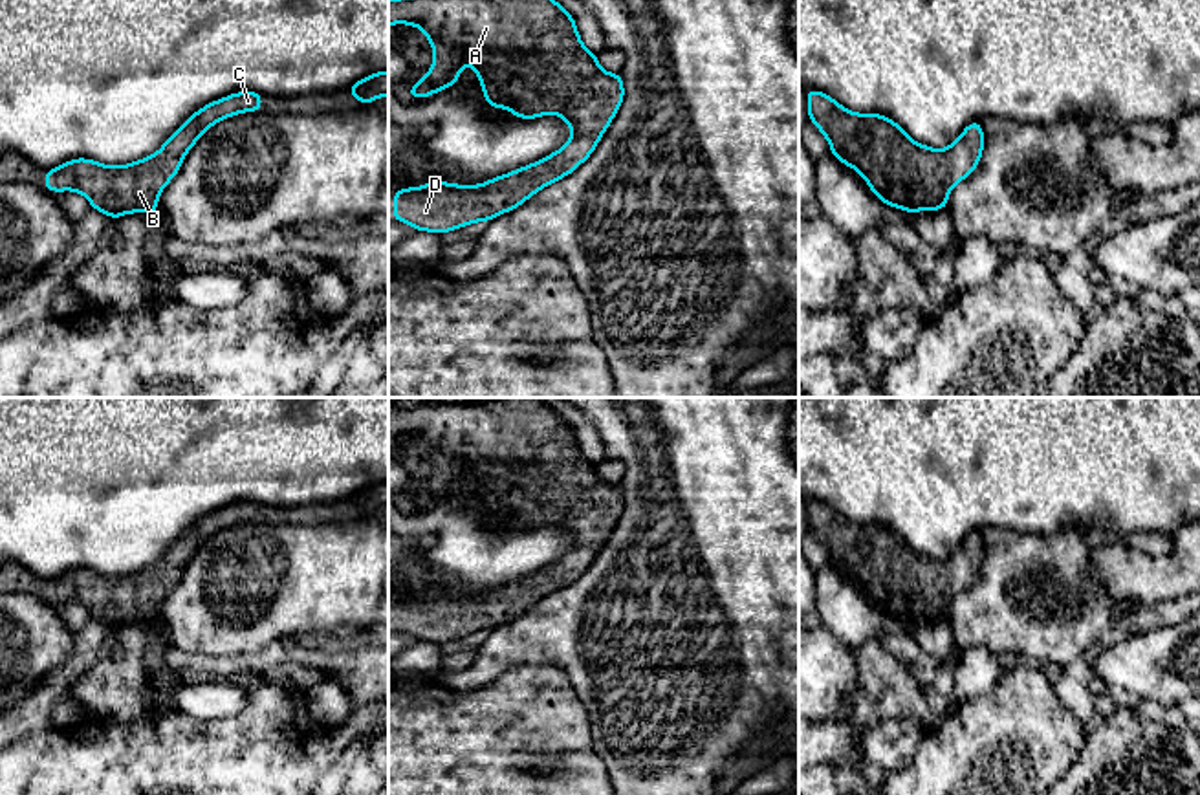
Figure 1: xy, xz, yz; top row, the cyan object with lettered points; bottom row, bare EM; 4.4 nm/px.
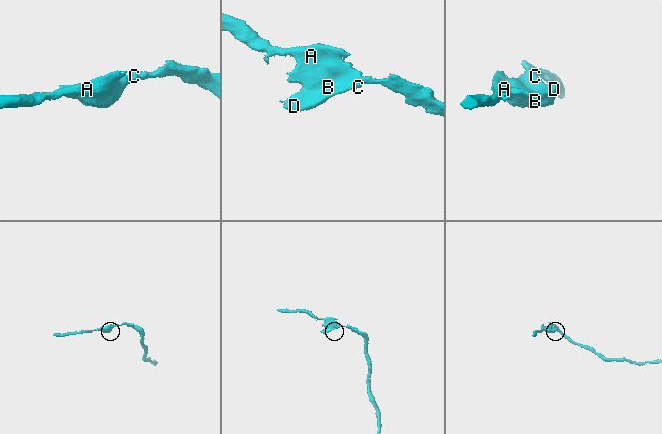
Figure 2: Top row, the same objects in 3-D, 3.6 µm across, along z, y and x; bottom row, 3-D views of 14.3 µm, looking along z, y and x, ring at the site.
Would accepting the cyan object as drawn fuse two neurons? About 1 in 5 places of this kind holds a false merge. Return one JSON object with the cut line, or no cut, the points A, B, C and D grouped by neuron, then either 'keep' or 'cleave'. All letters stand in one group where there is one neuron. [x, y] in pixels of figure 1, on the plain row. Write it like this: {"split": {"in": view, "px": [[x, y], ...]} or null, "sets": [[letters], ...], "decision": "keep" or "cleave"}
{"split": null, "sets": [["A", "B", "C", "D"]], "decision": "keep"}

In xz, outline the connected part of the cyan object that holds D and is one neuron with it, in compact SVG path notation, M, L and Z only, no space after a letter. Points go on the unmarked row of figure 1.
M498 398L480 405L423 403L416 407L392 408L388 410L388 436L390 434L418 436L421 443L427 445L434 460L432 478L418 495L407 500L409 507L429 507L456 495L462 476L469 474L476 480L480 496L484 498L484 509L491 518L507 518L520 529L555 524L572 539L572 550L557 562L482 595L453 595L438 590L423 597L396 599L396 619L392 621L392 628L396 632L410 634L416 641L443 645L475 632L489 632L502 623L513 621L546 595L572 584L584 570L590 568L625 507L621 484L606 484L601 480L597 465L581 452L572 425L539 398Z

